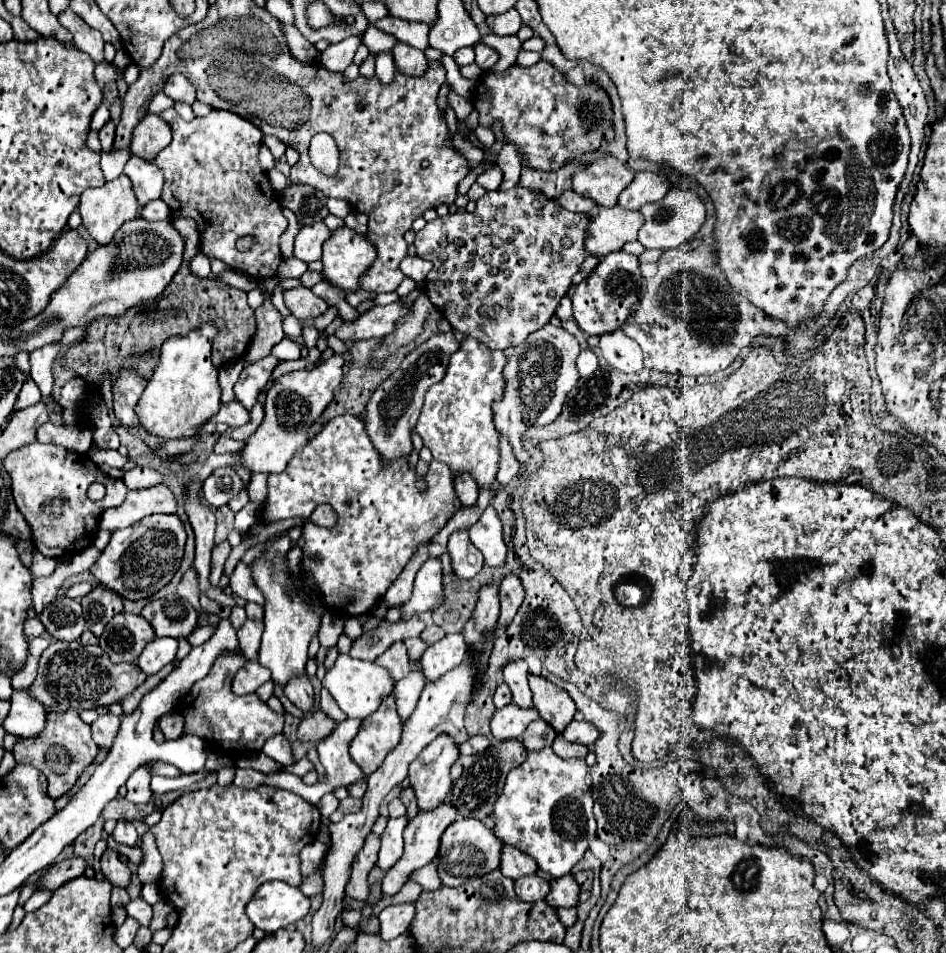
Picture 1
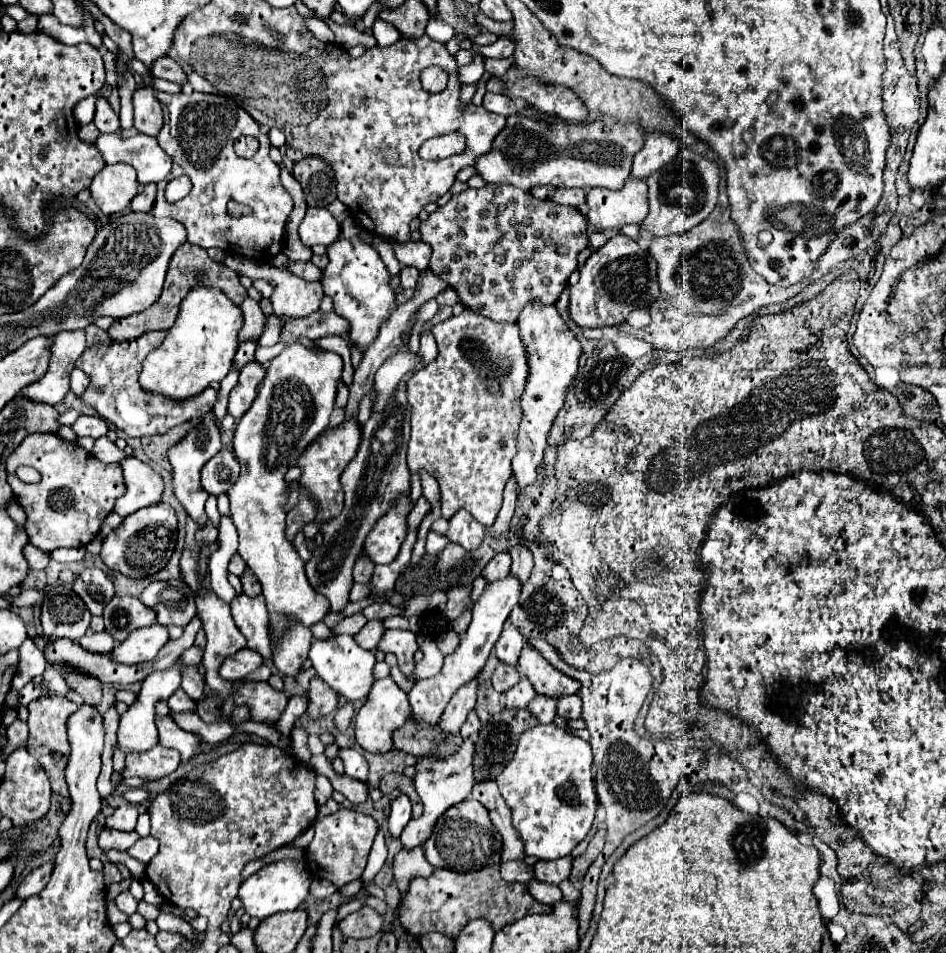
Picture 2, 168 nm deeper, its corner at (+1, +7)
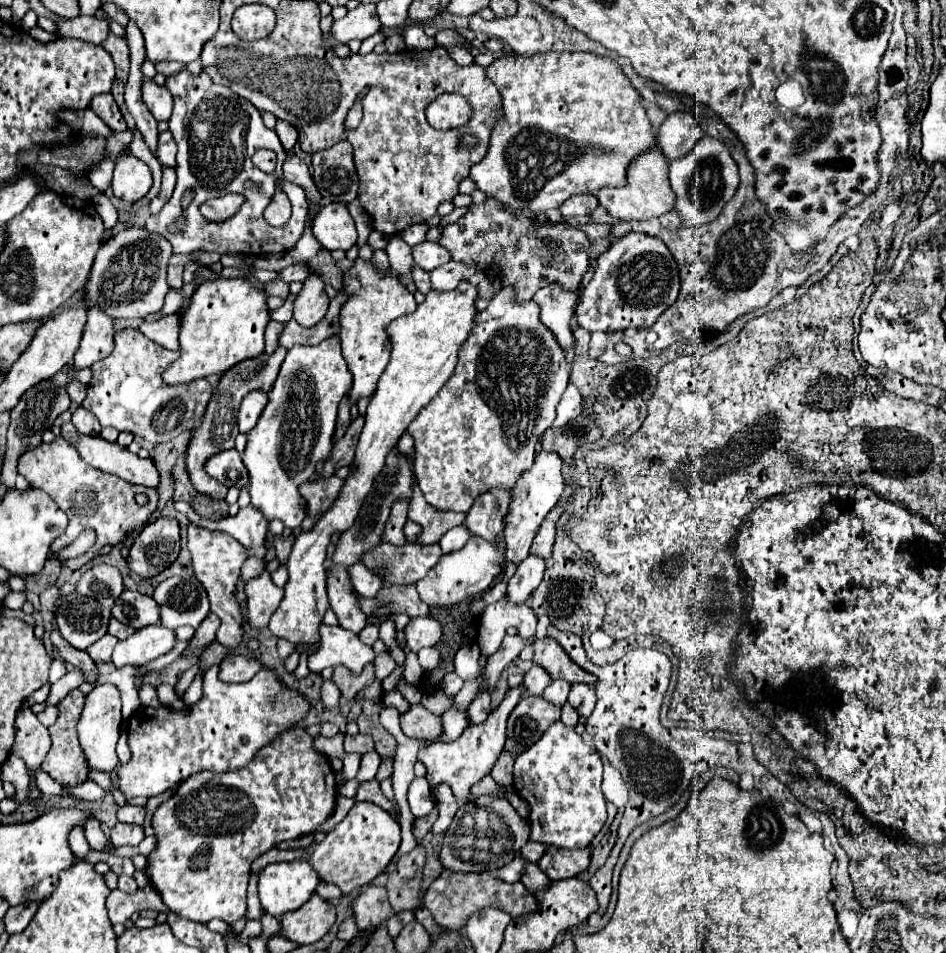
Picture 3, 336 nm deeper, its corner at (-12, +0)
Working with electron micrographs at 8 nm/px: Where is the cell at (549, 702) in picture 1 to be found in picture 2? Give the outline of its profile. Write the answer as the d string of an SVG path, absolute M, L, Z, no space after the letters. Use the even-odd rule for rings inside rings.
M524 646L520 660L518 660L518 672L524 674L534 690L542 696L552 696L552 698L562 698L578 692L578 682L572 678L562 676L558 670L554 670L542 654L538 654L534 648Z

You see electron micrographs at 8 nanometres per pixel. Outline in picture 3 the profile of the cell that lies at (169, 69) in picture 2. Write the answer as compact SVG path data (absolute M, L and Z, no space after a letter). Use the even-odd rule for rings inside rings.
M159 61L159 63L155 65L157 73L161 73L161 75L165 75L165 77L169 77L169 75L173 75L173 73L179 73L181 67L183 67L183 65L179 65L179 61Z

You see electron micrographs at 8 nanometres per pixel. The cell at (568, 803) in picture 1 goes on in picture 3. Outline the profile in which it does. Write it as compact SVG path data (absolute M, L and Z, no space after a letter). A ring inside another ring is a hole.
M555 721L537 743L515 759L513 789L531 807L531 839L559 849L589 845L607 819L601 777L603 761L597 749L587 745L573 727Z

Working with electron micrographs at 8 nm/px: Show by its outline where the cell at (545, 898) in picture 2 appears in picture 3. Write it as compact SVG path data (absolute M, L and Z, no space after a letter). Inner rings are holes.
M525 859L525 871L523 871L521 883L523 883L529 891L539 891L539 889L543 889L543 887L549 885L549 879L547 879L547 875L539 869L537 863L531 863L531 861Z

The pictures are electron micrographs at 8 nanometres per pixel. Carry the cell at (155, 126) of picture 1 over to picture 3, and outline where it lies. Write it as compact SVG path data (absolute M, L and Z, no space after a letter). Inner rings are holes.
M143 79L143 101L151 109L157 121L167 121L173 109L173 97L165 85L157 85L153 79Z

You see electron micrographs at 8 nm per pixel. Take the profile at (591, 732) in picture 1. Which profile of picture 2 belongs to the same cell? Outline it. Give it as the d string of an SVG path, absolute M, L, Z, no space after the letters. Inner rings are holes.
M572 694L570 698L560 698L556 708L558 708L558 716L564 718L566 722L582 718L582 700L578 698L578 694Z

